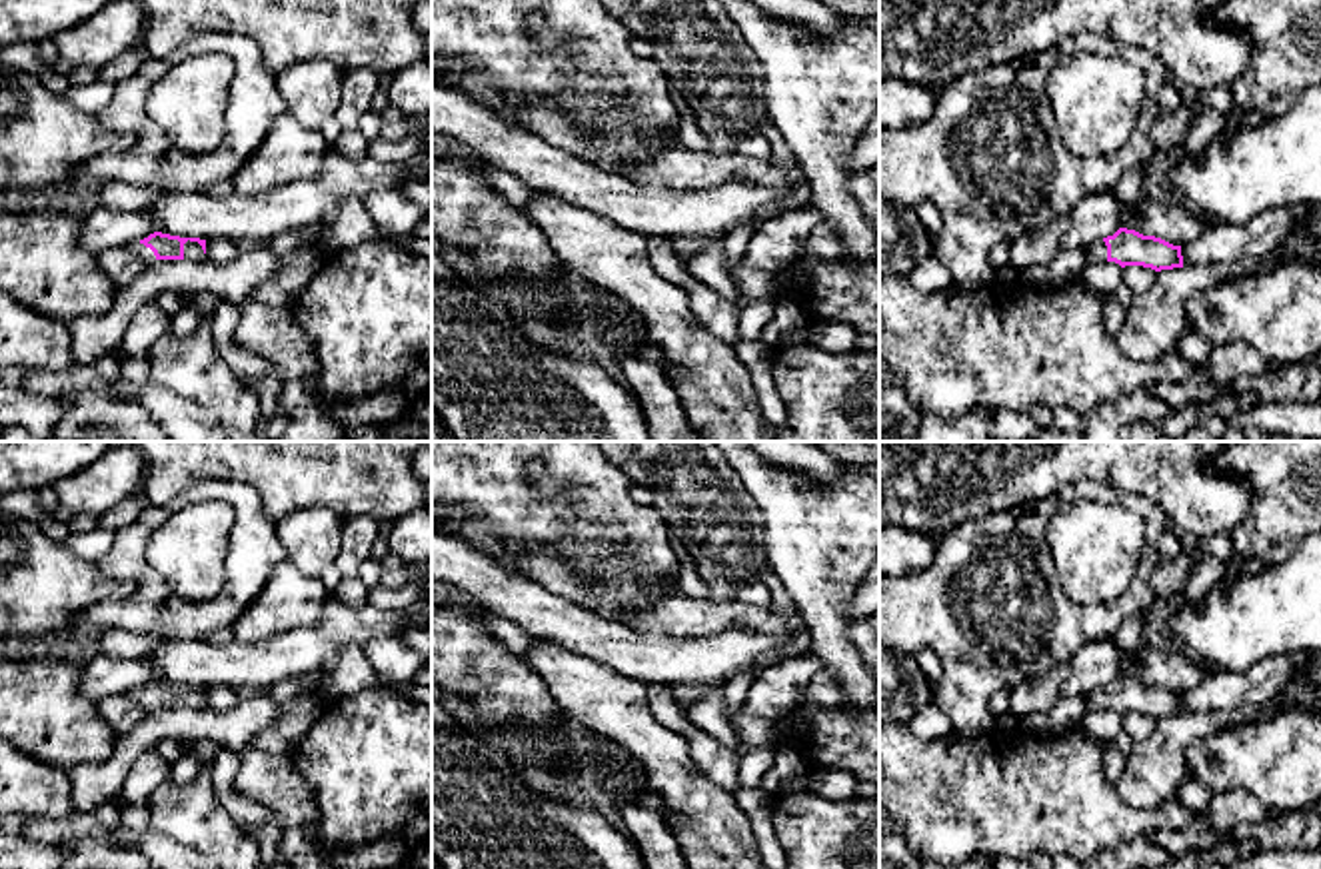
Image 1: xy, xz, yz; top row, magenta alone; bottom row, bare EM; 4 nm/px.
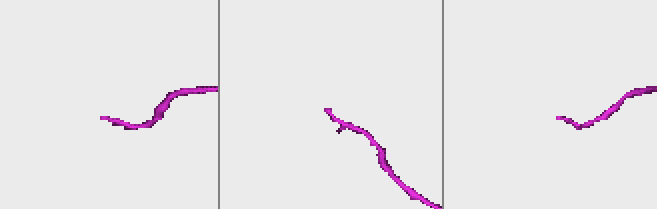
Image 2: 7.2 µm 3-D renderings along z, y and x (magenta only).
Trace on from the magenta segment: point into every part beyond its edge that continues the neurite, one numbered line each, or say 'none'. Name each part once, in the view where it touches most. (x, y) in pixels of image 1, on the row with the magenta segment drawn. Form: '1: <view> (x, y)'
1: xy (192, 250)

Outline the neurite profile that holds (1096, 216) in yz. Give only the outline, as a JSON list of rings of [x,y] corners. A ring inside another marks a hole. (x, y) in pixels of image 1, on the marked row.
[[[1095,192],[1077,202],[1069,214],[1061,248],[1085,250],[1093,242],[1113,236],[1121,228],[1121,204],[1111,192]]]

